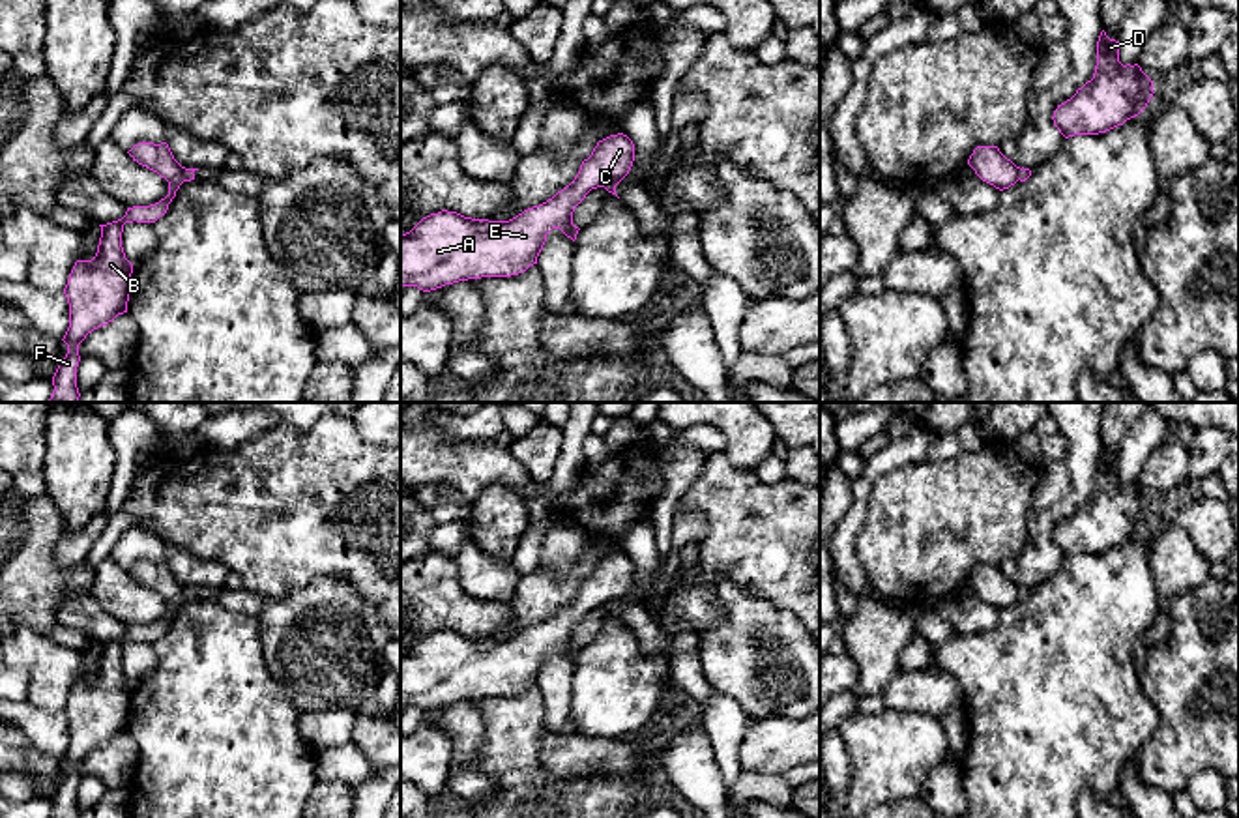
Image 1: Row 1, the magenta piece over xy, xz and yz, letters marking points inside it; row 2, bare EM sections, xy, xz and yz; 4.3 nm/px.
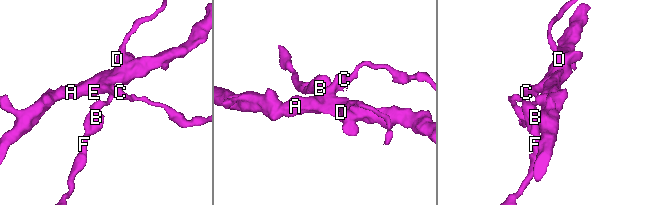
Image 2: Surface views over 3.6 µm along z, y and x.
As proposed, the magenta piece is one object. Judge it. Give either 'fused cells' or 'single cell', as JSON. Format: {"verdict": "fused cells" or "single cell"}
{"verdict": "fused cells"}

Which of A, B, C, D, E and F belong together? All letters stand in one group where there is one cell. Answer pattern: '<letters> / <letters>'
A C D E / B F

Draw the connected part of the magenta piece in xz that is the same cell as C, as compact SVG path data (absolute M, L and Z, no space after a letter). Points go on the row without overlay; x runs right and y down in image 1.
M623 552L610 554L597 562L567 606L509 640L472 638L447 629L423 636L401 653L401 706L430 711L459 700L526 691L537 683L552 648L576 659L575 627L591 608L621 601L633 580L633 560Z

